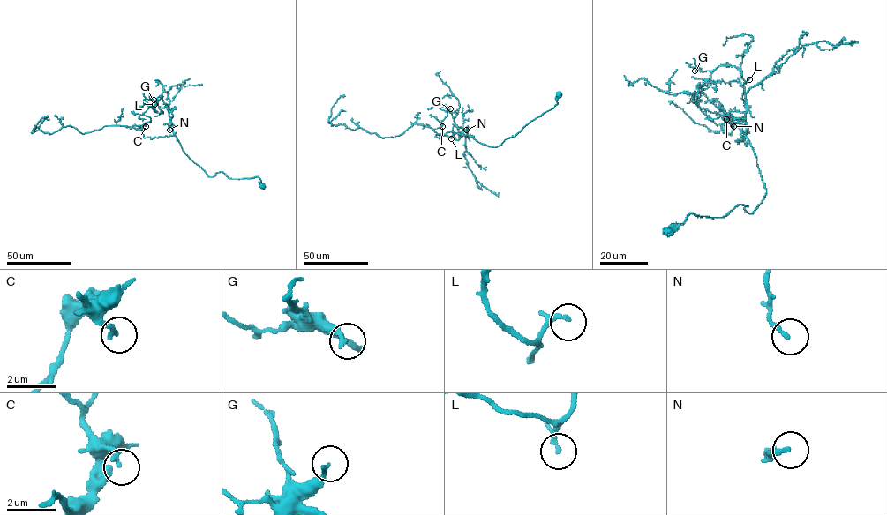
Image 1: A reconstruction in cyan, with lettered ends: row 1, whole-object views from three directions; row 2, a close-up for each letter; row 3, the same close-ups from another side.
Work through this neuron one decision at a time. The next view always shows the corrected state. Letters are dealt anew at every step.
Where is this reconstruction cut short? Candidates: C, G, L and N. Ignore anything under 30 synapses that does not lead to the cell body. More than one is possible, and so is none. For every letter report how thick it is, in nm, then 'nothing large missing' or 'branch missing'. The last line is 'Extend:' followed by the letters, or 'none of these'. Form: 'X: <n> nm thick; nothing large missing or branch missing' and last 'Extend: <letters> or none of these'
C: 180 nm thick; nothing large missing
G: 200 nm thick; nothing large missing
L: 140 nm thick; branch missing
N: 190 nm thick; nothing large missing
Extend: L

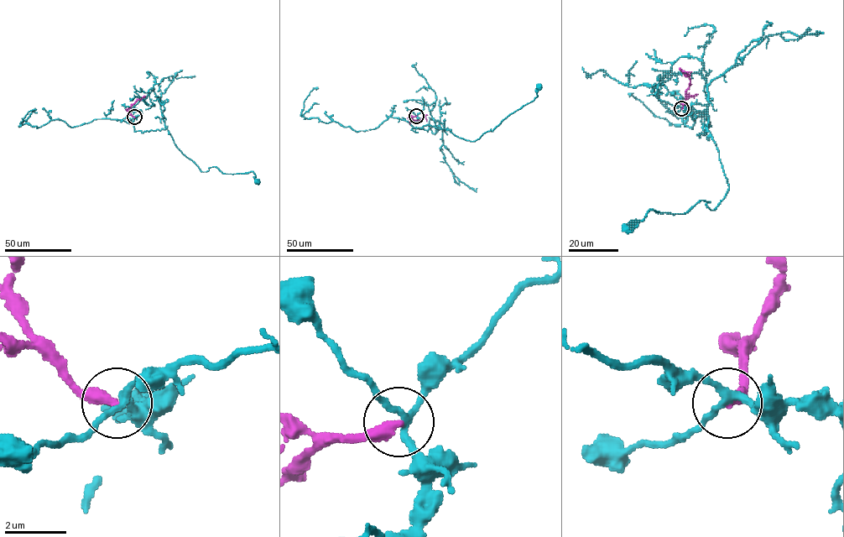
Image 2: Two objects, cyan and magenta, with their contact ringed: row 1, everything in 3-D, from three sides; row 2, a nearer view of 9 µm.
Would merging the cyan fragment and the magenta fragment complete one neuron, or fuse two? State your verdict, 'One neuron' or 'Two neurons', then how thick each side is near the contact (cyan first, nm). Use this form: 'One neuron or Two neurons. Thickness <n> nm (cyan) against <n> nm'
Two neurons. Thickness 200 nm (cyan) against 360 nm

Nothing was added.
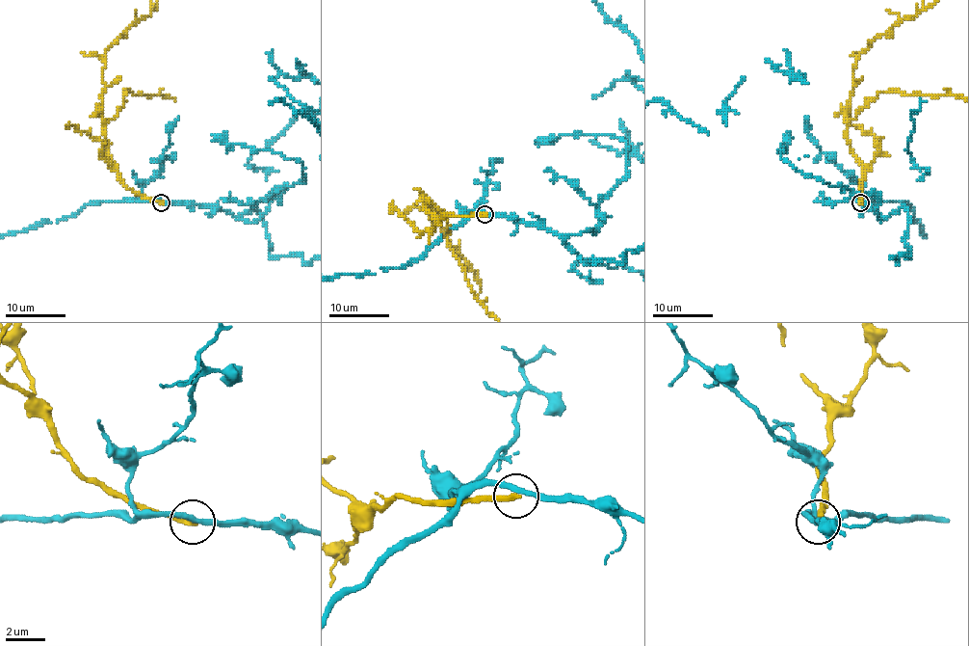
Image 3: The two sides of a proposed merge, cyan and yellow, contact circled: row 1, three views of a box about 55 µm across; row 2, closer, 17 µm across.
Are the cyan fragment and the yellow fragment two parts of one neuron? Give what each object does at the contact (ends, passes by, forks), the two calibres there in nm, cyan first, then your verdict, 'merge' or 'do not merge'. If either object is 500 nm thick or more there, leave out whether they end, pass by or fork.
cyan passes by; yellow ends there; 280 nm thick on the cyan side, 280 nm on the other; do not merge

